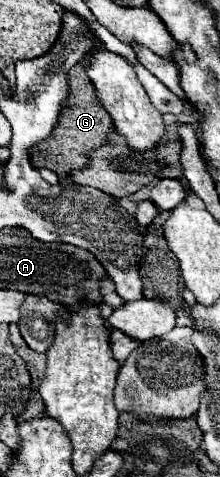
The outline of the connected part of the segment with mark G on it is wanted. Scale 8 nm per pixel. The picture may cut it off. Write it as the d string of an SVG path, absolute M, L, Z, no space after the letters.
M79 62L69 70L69 86L71 86L71 102L67 104L67 110L63 110L55 132L47 136L43 142L33 146L31 158L37 168L49 168L53 170L59 178L67 176L73 170L83 170L89 164L91 152L107 144L107 136L113 130L113 120L109 118L109 112L99 106L99 98L95 96L95 86L87 78L85 72L87 62Z

